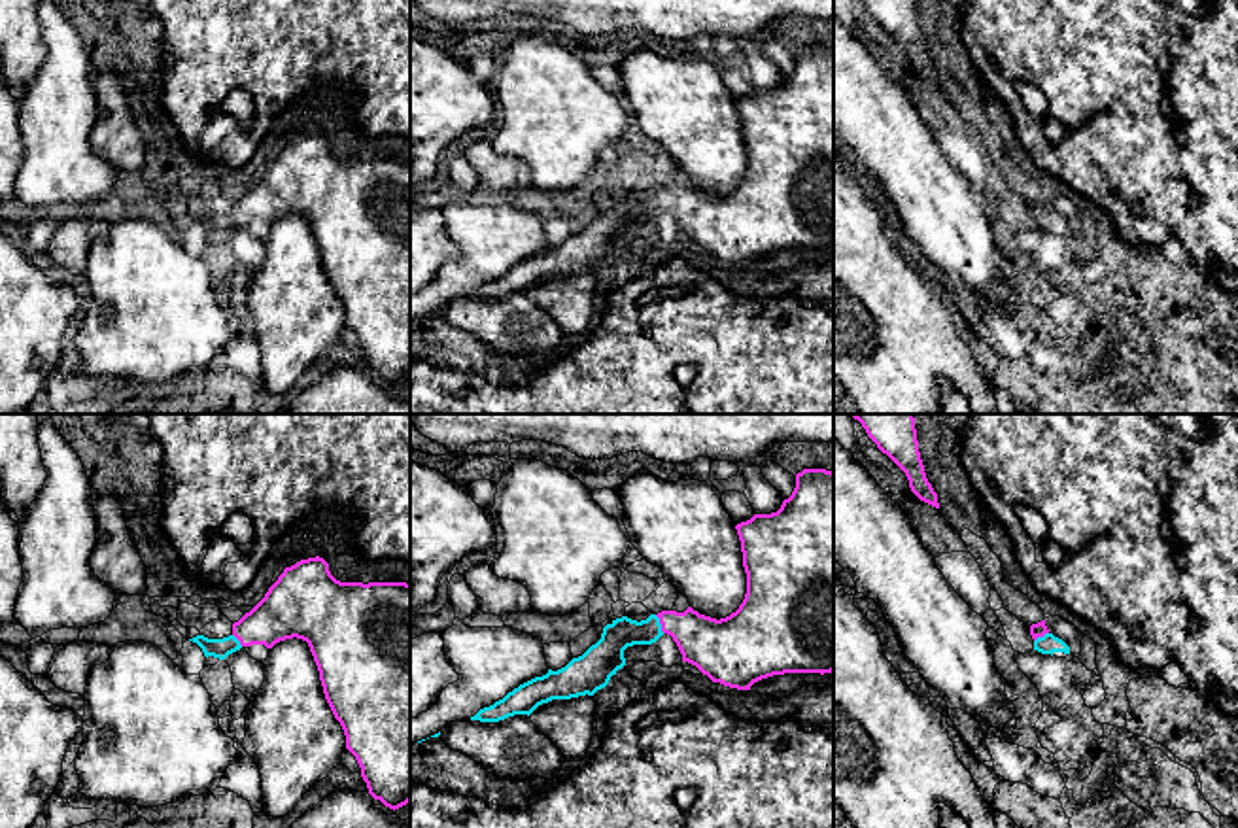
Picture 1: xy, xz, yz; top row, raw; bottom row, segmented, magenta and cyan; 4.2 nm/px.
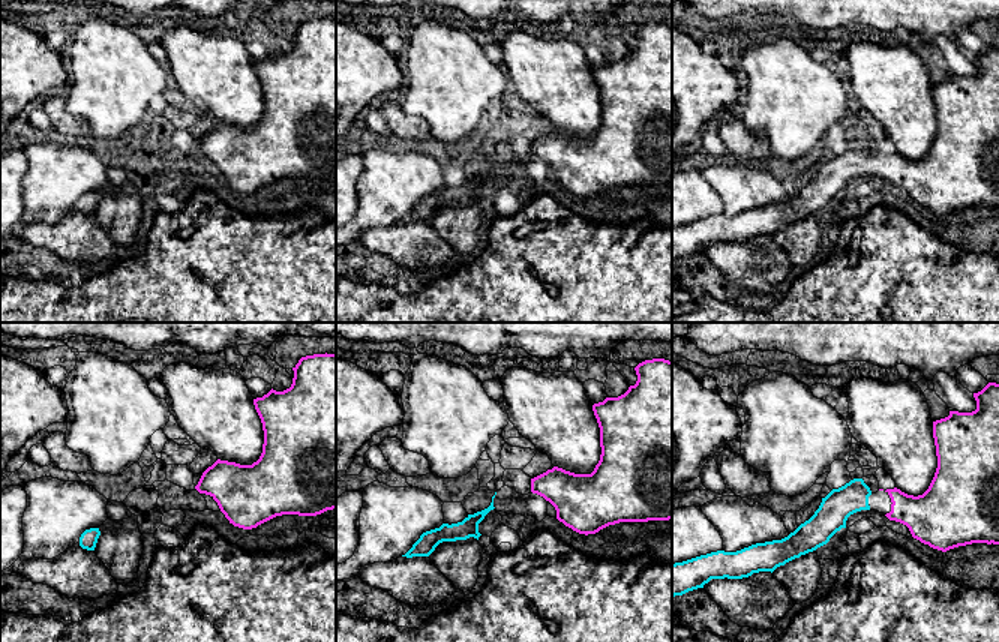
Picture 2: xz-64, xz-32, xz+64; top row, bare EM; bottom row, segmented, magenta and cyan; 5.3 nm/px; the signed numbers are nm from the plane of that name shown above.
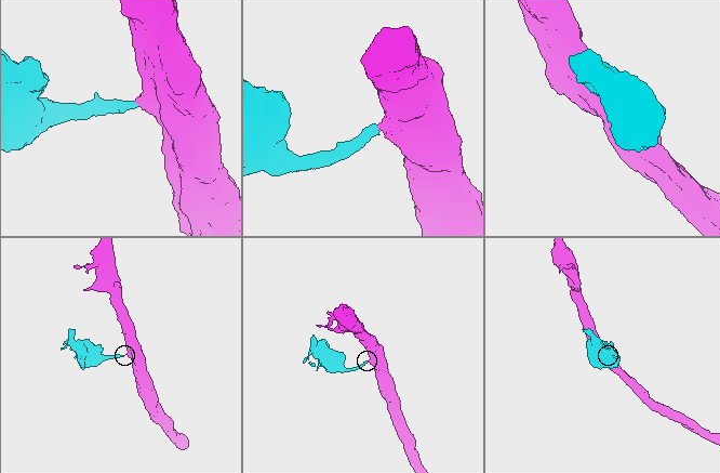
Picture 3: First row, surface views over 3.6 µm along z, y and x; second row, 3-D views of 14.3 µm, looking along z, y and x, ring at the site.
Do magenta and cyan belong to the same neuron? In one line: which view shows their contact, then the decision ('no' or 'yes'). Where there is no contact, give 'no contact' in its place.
meets magenta in xz; yes

